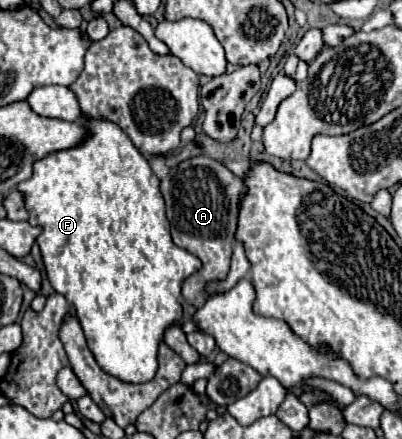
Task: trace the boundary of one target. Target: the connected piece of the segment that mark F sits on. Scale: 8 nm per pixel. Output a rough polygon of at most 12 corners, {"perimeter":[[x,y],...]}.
{"perimeter":[[108,120],[20,182],[98,366],[150,382],[182,282],[160,180]]}

